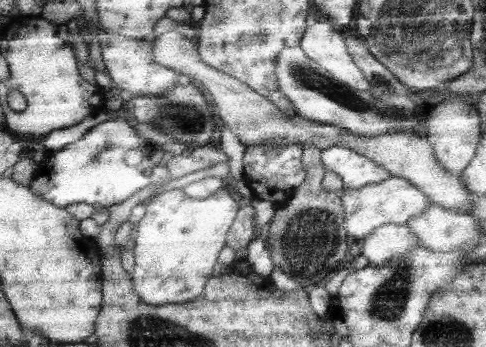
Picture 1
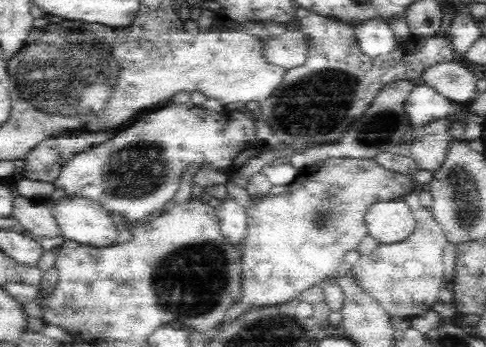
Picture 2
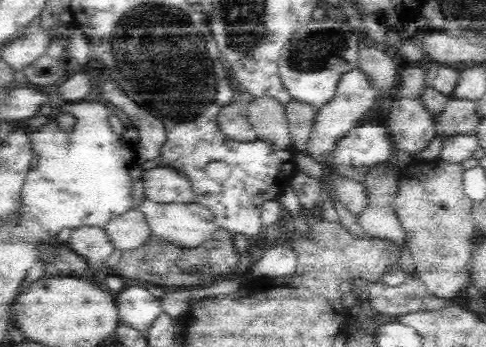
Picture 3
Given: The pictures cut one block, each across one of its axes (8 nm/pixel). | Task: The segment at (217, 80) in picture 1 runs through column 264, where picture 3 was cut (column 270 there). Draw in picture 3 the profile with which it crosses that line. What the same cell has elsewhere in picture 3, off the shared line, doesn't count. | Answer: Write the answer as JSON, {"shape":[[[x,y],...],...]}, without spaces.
{"shape":[[[254,96],[248,102],[248,118],[252,122],[254,132],[258,134],[258,140],[264,140],[276,150],[292,148],[292,132],[286,106],[276,96]]]}

